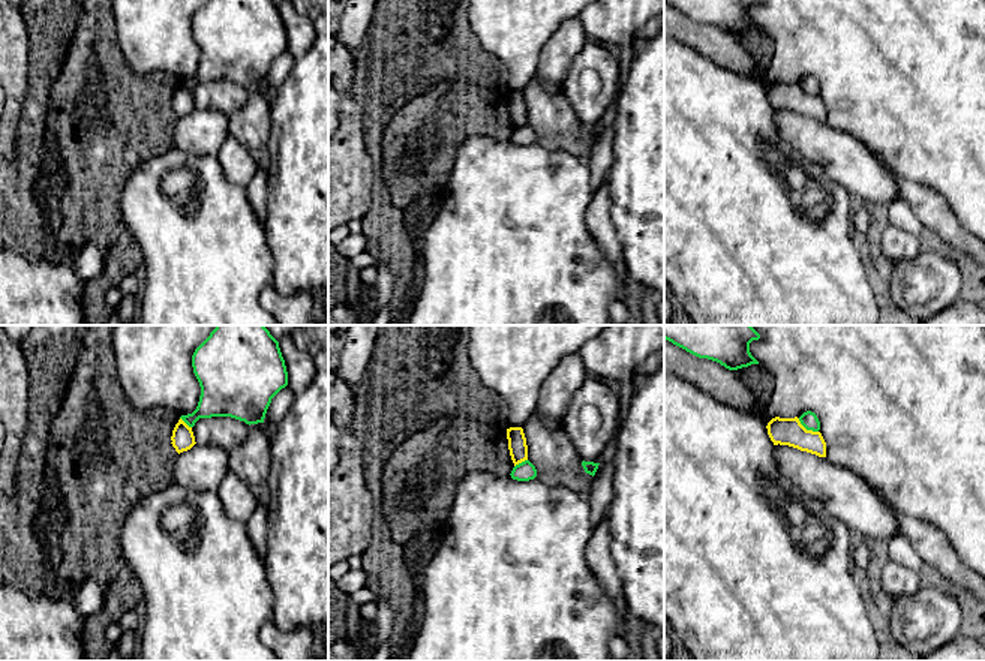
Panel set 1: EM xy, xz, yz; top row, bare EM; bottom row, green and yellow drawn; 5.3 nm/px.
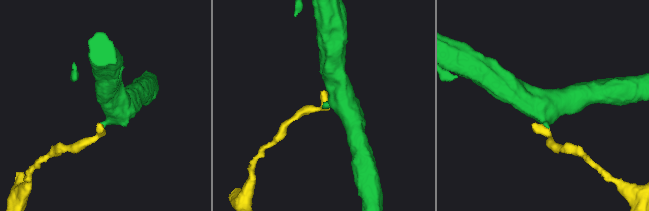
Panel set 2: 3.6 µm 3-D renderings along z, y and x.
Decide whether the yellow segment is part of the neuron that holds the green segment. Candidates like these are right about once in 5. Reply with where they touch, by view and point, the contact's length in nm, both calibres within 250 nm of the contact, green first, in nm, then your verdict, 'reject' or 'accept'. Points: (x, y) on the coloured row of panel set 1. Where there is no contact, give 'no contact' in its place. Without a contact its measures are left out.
contact yz (807, 429); length 130 nm; calibres 90 and 150 nm; reject

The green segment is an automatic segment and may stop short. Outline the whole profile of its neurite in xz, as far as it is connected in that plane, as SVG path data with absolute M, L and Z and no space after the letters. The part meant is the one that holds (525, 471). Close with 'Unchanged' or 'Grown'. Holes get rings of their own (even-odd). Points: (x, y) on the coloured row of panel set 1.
M525 460L516 465L510 475L513 480L517 480L517 481L529 481L537 477L537 469L529 460Z. Unchanged

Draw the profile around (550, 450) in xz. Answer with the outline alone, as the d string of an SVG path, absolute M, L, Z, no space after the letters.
M534 412L522 426L528 460L537 469L537 480L549 486L562 486L588 496L592 475L586 474L573 441L562 426L547 426Z

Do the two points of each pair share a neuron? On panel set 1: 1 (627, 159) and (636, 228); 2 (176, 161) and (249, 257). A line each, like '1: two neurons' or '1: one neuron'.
1: one neuron
2: one neuron

